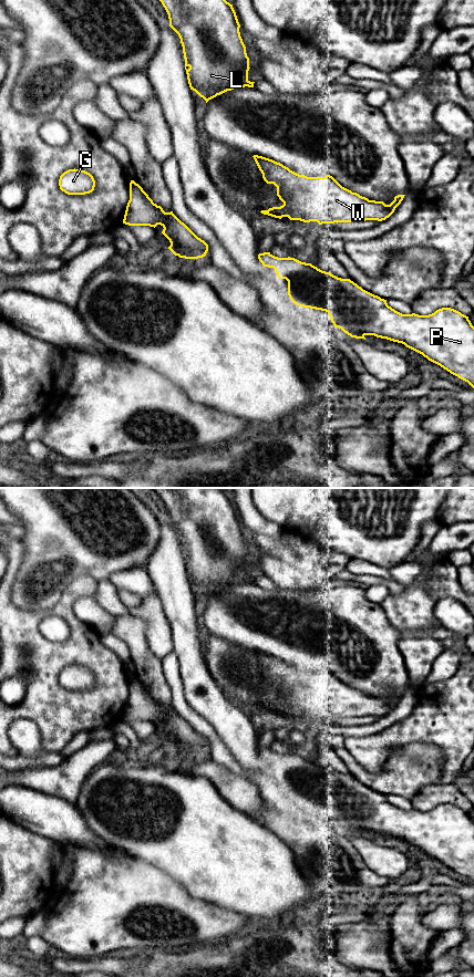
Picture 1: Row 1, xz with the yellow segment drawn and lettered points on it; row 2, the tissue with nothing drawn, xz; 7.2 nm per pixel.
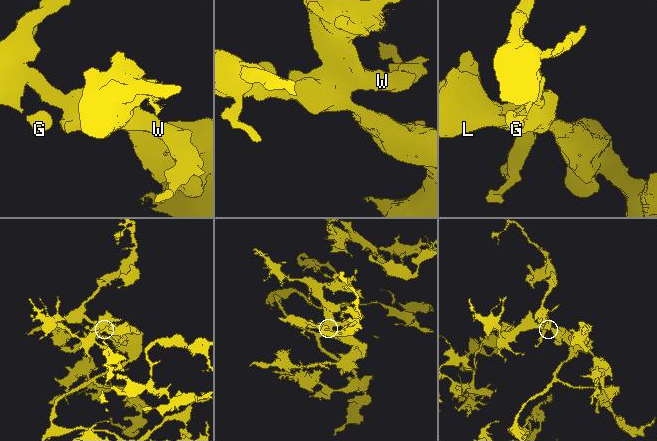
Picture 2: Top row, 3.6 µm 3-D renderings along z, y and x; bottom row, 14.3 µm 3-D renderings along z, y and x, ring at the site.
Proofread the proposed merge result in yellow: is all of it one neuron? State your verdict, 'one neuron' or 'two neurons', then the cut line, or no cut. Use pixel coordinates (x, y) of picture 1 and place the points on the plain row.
one neuron; cut none

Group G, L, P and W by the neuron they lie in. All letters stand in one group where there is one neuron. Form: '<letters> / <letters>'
G L P W

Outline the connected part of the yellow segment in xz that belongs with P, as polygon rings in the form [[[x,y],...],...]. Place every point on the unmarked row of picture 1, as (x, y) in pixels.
[[[270,748],[259,749],[258,755],[264,762],[274,763],[279,775],[288,777],[288,791],[295,800],[326,807],[334,823],[351,833],[365,835],[365,831],[374,831],[402,839],[474,884],[474,822],[468,812],[451,803],[439,804],[429,811],[402,810],[389,802],[387,796],[363,786],[350,775],[338,773],[311,759],[290,752],[278,753]]]

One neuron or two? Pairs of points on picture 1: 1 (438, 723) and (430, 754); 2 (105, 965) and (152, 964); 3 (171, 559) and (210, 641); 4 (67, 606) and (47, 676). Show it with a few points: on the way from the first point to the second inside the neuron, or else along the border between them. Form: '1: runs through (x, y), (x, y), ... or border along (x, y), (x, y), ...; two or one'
1: border along (405, 745), (436, 745), (444, 758), (442, 769); two
2: border along (132, 957), (137, 965); two
3: border along (201, 636), (202, 655), (205, 662); two
4: runs through (74, 624), (74, 642), (58, 658); one

